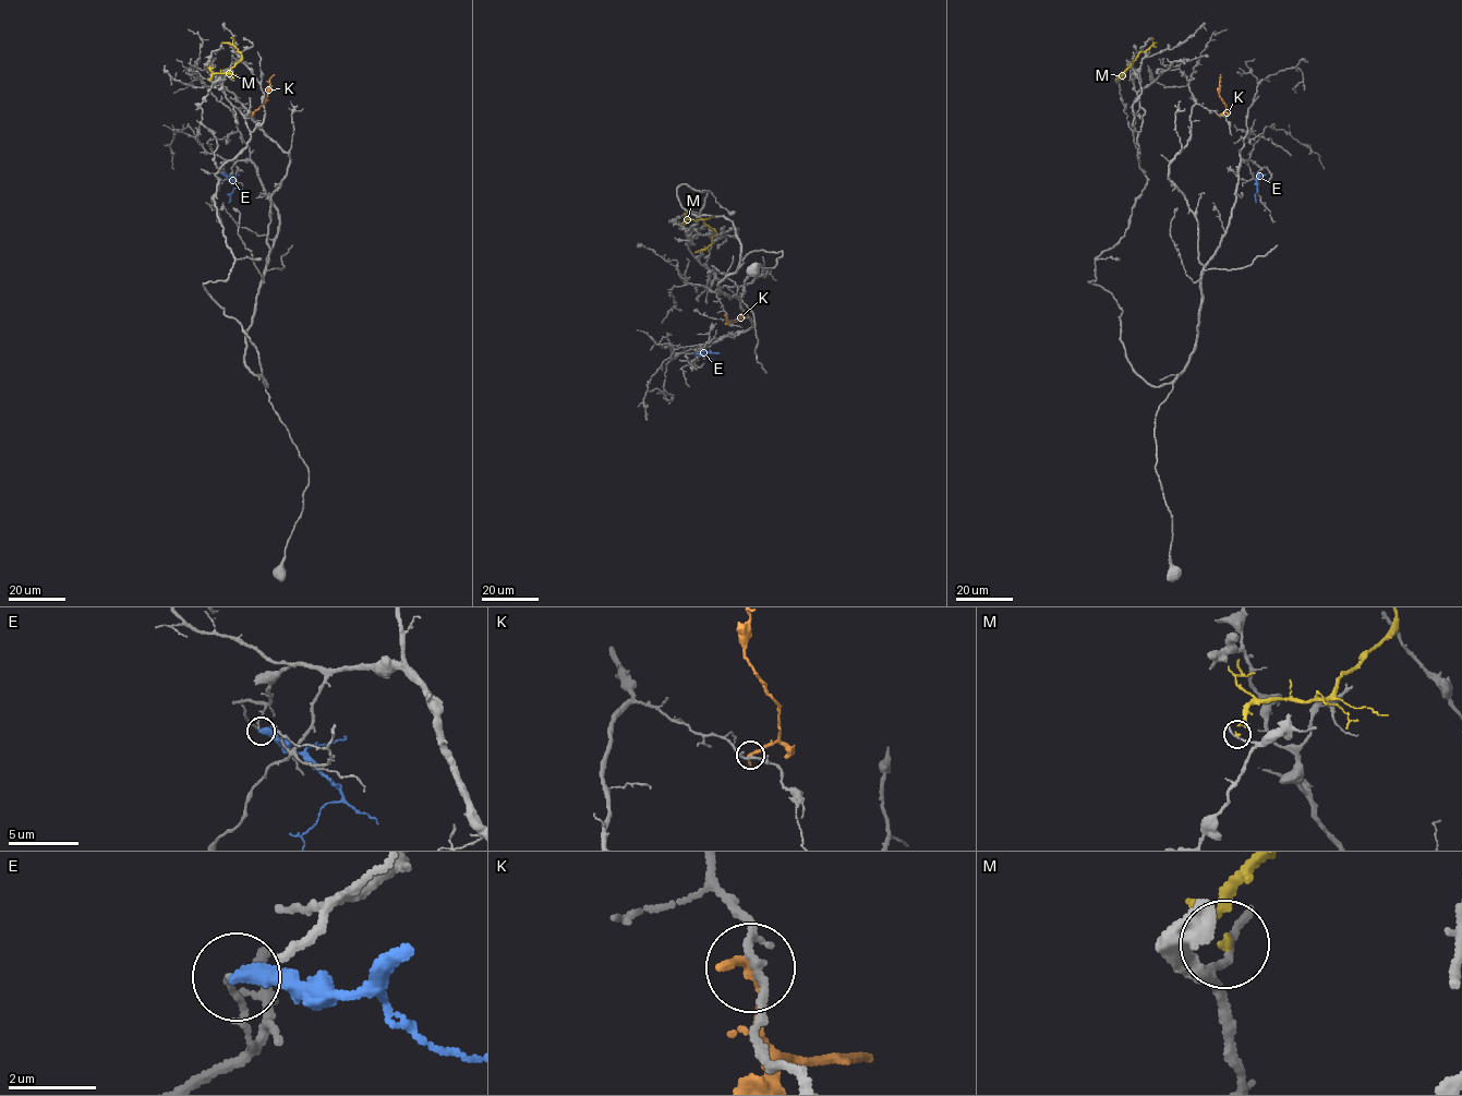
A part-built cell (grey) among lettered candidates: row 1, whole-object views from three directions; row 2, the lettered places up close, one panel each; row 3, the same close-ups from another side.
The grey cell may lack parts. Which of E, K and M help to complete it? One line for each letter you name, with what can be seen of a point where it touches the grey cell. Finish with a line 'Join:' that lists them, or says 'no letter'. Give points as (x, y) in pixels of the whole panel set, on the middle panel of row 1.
Join: no letter

